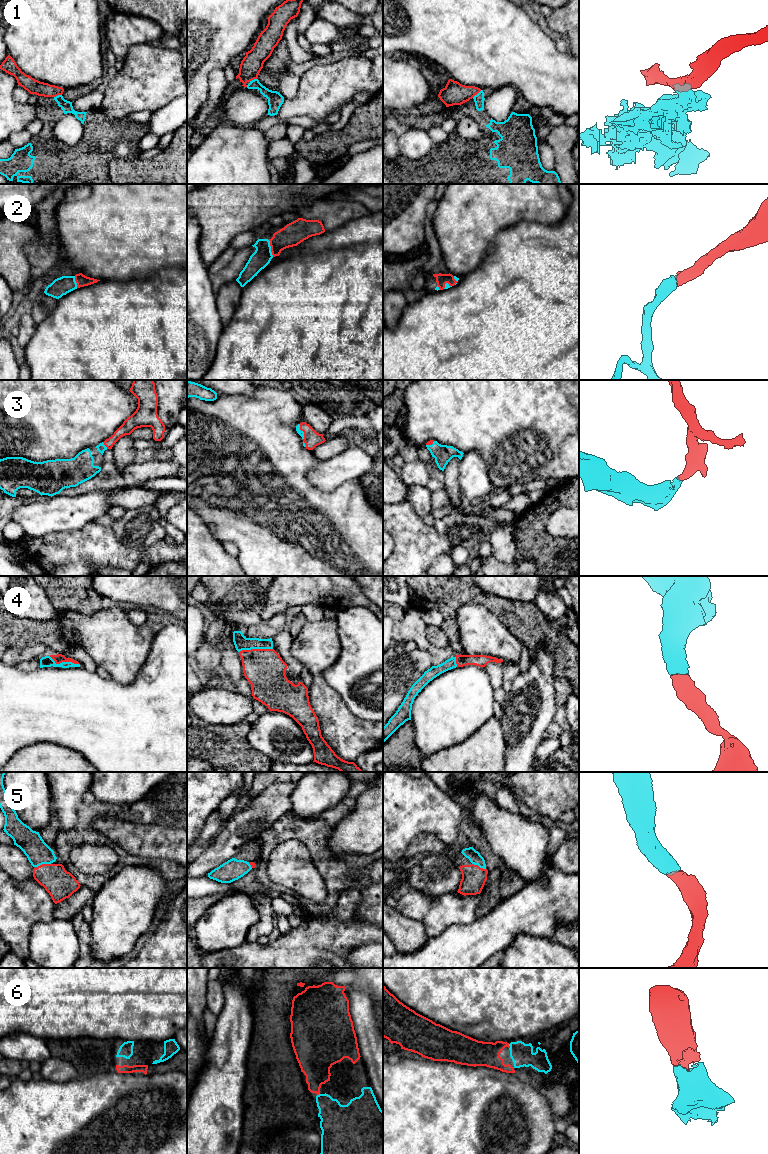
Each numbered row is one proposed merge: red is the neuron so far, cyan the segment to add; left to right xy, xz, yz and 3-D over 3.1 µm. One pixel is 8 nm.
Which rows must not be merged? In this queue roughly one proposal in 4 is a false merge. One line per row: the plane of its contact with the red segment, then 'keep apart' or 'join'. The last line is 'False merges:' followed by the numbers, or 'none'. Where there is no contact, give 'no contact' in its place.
1: yz | keep apart
2: xz | join
3: xz | join
4: xz | join
5: xy | join
6: yz | join
False merges: 1

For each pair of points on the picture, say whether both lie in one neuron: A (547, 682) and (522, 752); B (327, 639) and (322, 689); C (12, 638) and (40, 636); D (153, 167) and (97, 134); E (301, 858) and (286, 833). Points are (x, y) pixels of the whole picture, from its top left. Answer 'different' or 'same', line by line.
A: same
B: same
C: same
D: different
E: different

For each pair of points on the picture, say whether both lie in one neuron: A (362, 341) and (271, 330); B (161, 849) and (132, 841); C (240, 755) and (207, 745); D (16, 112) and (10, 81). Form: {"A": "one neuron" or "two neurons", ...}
{"A": "one neuron", "B": "one neuron", "C": "one neuron", "D": "one neuron"}

